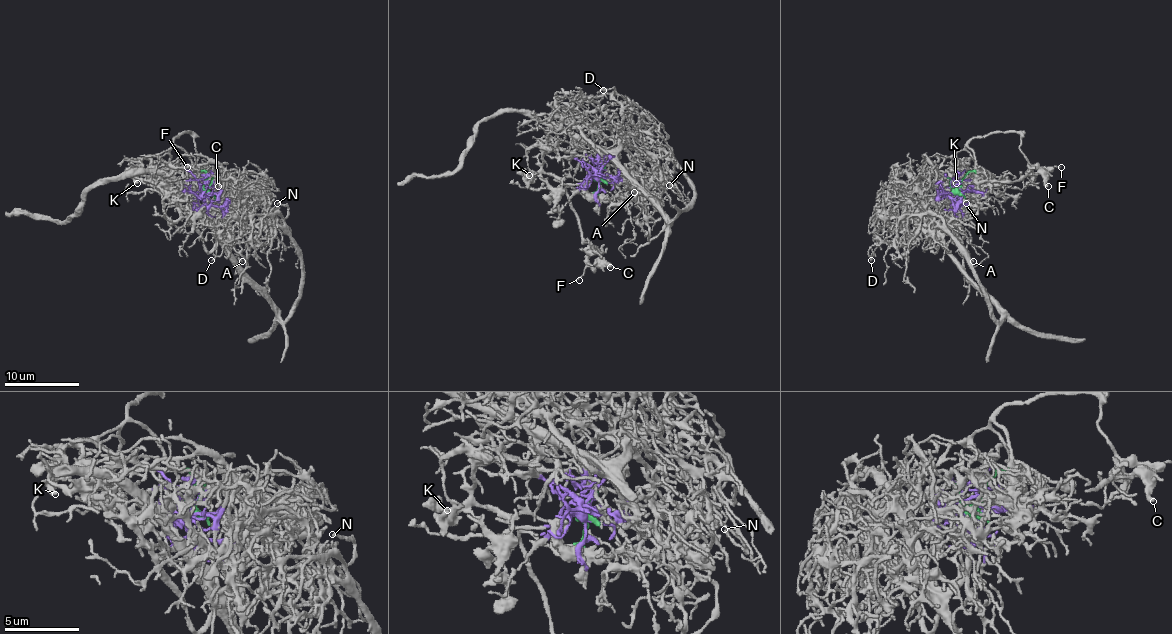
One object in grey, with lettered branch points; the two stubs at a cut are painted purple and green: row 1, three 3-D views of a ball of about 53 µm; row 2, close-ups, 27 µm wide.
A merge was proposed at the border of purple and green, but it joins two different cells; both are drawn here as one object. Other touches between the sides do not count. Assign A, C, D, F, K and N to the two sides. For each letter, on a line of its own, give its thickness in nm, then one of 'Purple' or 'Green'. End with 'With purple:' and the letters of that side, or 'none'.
A: Thickness 180 nm. Purple
C: Thickness 360 nm. Green
D: Thickness 150 nm. Purple
F: Thickness 130 nm. Green
K: Thickness 240 nm. Green
N: Thickness 160 nm. Purple
With purple: A, D, N

